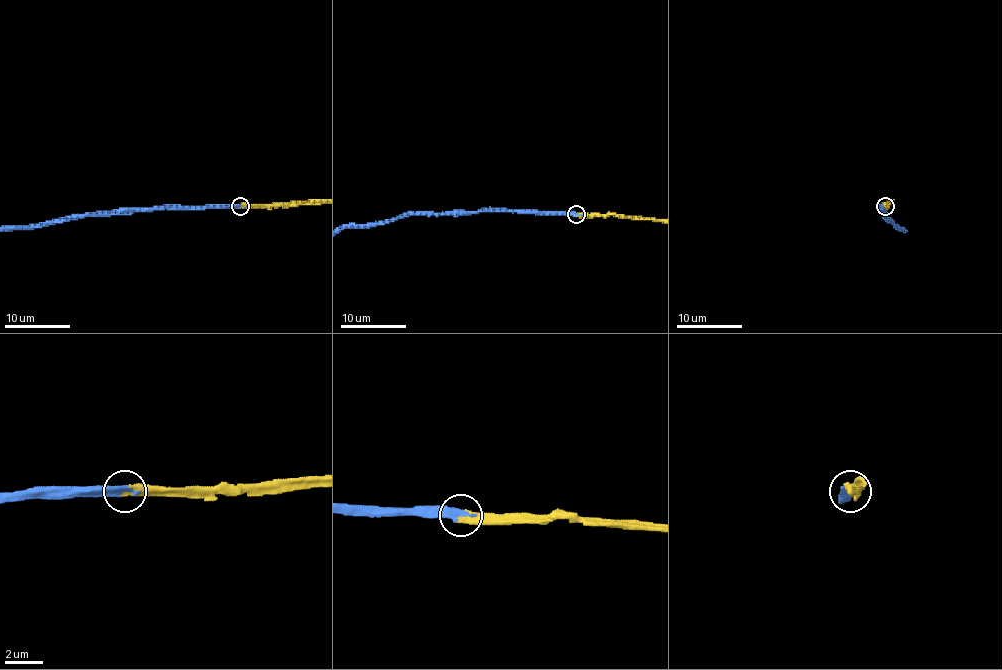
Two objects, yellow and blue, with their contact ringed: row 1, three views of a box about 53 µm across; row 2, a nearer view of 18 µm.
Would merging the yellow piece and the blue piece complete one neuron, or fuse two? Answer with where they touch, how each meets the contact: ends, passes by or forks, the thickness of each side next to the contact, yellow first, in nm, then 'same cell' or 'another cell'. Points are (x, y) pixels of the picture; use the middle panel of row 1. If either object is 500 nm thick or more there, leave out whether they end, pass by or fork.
at (576, 214); yellow ends there; blue ends there; 420 nm thick on the yellow side, 460 nm on the other; same cell

